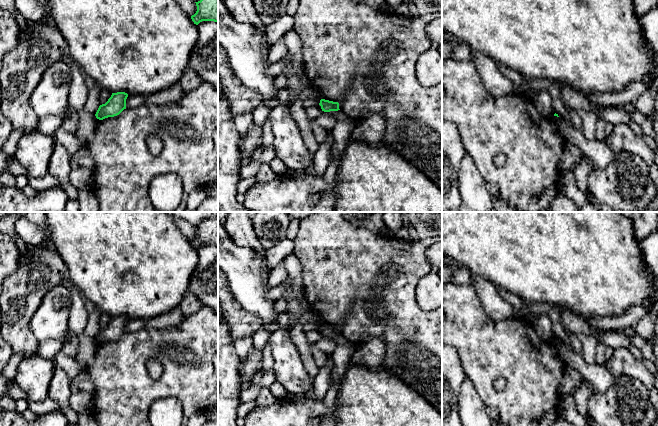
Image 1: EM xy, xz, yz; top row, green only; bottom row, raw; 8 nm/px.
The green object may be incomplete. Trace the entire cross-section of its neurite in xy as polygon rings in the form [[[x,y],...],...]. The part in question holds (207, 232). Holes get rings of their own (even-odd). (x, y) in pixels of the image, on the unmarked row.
[[[218,216],[205,220],[195,227],[197,235],[191,240],[194,248],[198,249],[202,245],[214,245],[218,247]]]

